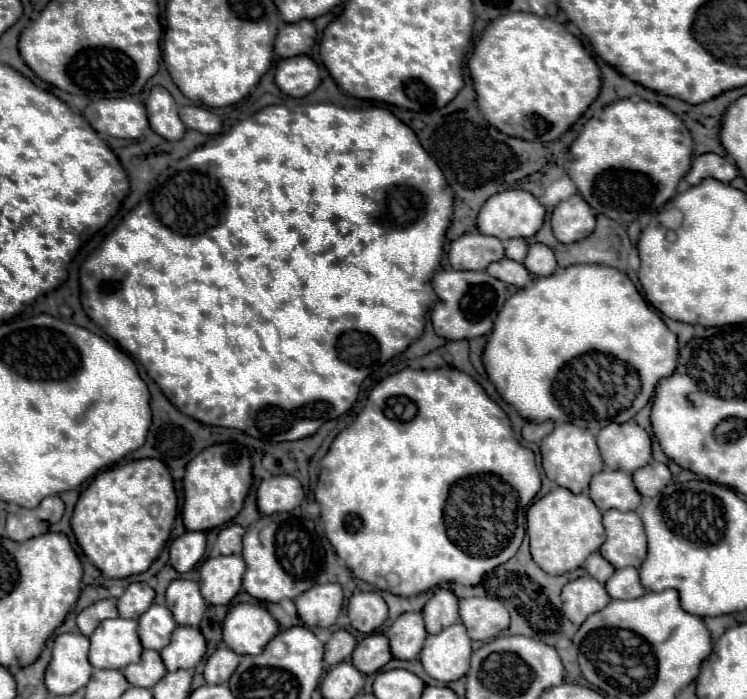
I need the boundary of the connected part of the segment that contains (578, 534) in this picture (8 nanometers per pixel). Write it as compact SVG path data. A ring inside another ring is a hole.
M554 488L544 498L536 500L528 512L528 538L534 562L548 574L566 574L584 564L604 542L602 514L586 494L572 494L566 488Z

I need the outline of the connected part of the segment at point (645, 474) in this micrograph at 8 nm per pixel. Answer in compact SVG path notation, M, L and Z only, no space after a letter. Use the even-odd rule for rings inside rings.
M652 462L644 468L638 468L634 474L632 474L632 480L634 480L634 486L636 490L640 492L640 496L658 496L664 486L670 482L672 474L668 470L666 464L662 462Z

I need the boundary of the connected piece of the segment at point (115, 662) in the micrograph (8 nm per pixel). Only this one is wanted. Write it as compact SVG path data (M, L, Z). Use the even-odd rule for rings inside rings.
M112 618L102 620L90 636L88 660L94 668L124 668L132 660L140 660L140 638L136 636L136 620Z

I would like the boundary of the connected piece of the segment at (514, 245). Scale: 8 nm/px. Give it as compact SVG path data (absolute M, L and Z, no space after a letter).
M512 238L512 240L506 240L504 242L504 248L506 248L506 258L510 260L516 260L516 262L522 262L526 252L528 252L528 244L524 238Z

